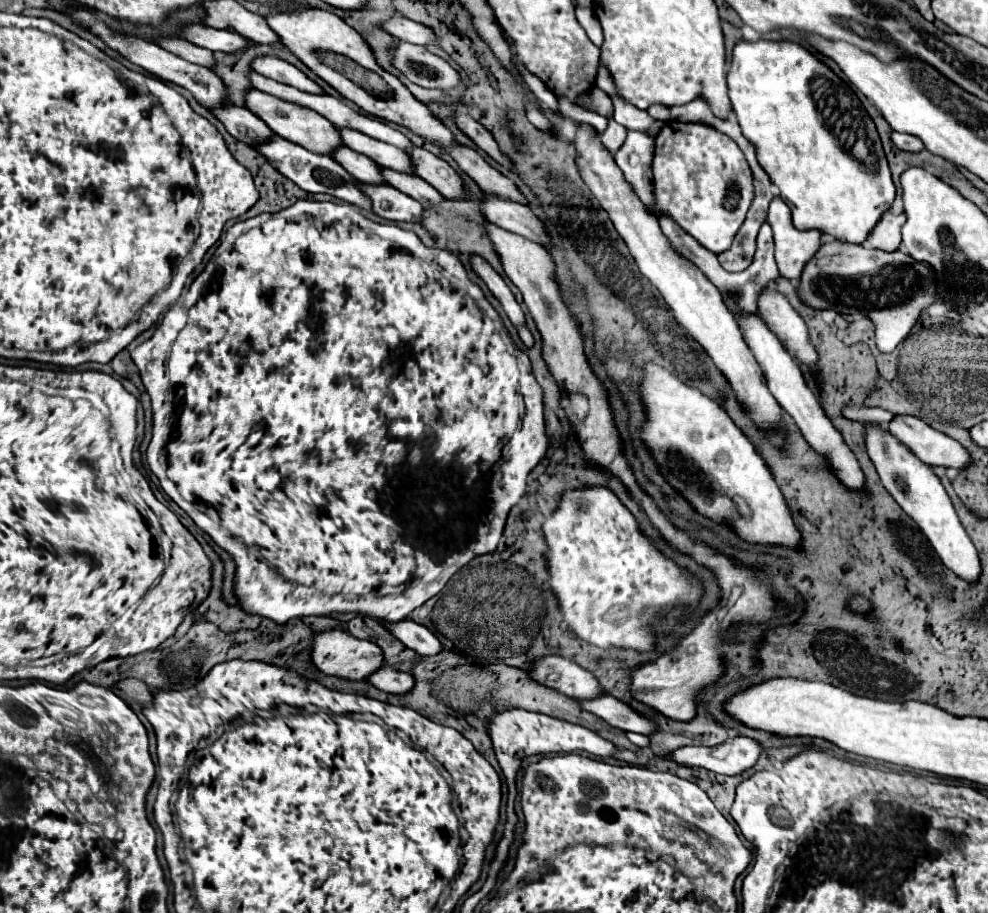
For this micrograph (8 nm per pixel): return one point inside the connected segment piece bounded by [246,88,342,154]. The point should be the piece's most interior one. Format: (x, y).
(295, 123)

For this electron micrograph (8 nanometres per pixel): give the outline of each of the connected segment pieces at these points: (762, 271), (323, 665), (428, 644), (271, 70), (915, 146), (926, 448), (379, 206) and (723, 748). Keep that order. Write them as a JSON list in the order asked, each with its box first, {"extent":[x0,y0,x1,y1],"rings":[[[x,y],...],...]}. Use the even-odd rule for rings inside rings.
[{"extent":[660,218,780,320],"rings":[[[660,218],[660,230],[662,234],[668,238],[670,242],[670,248],[674,252],[678,252],[682,258],[690,260],[696,268],[702,270],[702,274],[718,288],[718,292],[722,294],[722,300],[726,304],[726,308],[734,314],[734,318],[738,320],[738,316],[750,316],[750,314],[756,314],[756,296],[758,296],[758,290],[776,280],[780,274],[778,274],[778,268],[776,268],[776,262],[774,262],[774,240],[772,240],[772,228],[770,224],[766,222],[762,228],[760,228],[760,234],[758,234],[758,248],[756,248],[756,256],[754,256],[754,262],[748,266],[748,270],[744,272],[738,272],[738,274],[730,274],[726,272],[718,258],[714,254],[710,254],[708,250],[702,250],[702,246],[698,246],[698,242],[692,242],[692,238],[688,234],[682,234],[682,230],[678,230],[678,226],[674,226],[674,222],[670,222],[670,218],[662,220]]]},{"extent":[312,628,384,680],"rings":[[[332,628],[324,632],[314,632],[312,662],[320,672],[328,676],[338,676],[346,680],[364,680],[368,674],[372,674],[384,664],[384,656],[382,656],[382,650],[374,642],[358,640],[342,628]]]},{"extent":[380,620,442,656],"rings":[[[380,620],[380,624],[394,636],[398,638],[406,648],[414,650],[416,654],[420,656],[434,656],[442,650],[442,644],[438,642],[438,638],[424,626],[412,622],[412,620],[402,620],[402,622],[386,622],[386,620]]]},{"extent":[250,56,322,94],"rings":[[[258,56],[252,60],[250,68],[266,78],[272,78],[276,82],[284,82],[284,84],[290,84],[298,90],[306,90],[306,92],[312,92],[312,94],[322,94],[322,88],[312,82],[308,76],[304,76],[296,66],[276,58],[276,56]]]},{"extent":[890,130,924,152],"rings":[[[892,130],[890,132],[890,138],[892,138],[894,146],[900,148],[900,150],[904,150],[904,152],[920,152],[920,150],[924,150],[922,140],[920,138],[914,138],[910,134],[902,134],[902,132],[894,132]]]},{"extent":[888,416,972,470],"rings":[[[894,416],[888,426],[890,432],[916,450],[916,456],[930,466],[964,470],[972,464],[970,452],[960,442],[934,430],[916,416]]]},{"extent":[356,182,422,222],"rings":[[[356,182],[356,186],[370,198],[372,212],[384,220],[418,222],[422,218],[422,204],[388,184]]]},{"extent":[664,738,762,774],"rings":[[[732,738],[718,746],[682,746],[668,752],[664,758],[686,768],[706,768],[716,774],[742,774],[752,768],[762,752],[762,746],[752,738]]]}]

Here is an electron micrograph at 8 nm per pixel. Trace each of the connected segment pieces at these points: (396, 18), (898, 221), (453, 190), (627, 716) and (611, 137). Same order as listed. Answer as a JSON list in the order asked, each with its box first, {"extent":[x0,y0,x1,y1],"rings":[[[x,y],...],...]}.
[{"extent":[382,14,436,44],"rings":[[[394,14],[392,18],[388,18],[384,24],[382,24],[382,30],[388,32],[390,36],[398,38],[398,40],[404,40],[404,42],[412,42],[412,44],[436,44],[436,36],[430,28],[418,24],[418,22],[412,22],[400,14]]]},{"extent":[866,214,906,252],"rings":[[[886,214],[886,218],[882,218],[882,222],[878,224],[878,230],[874,230],[874,234],[870,234],[870,242],[866,244],[868,248],[878,248],[884,252],[894,252],[900,246],[900,228],[906,222],[906,214]]]},{"extent":[406,146,464,200],"rings":[[[412,146],[410,150],[406,150],[410,164],[414,168],[414,174],[424,178],[430,186],[434,186],[444,198],[448,200],[458,200],[464,198],[464,186],[460,176],[438,156],[430,154],[424,148]]]},{"extent":[578,694,656,734],"rings":[[[602,694],[600,698],[592,698],[592,700],[578,700],[578,702],[584,710],[598,716],[604,724],[612,728],[618,728],[624,732],[640,732],[640,734],[652,734],[656,730],[654,722],[640,716],[628,704],[608,694]]]},{"extent":[602,118,626,154],"rings":[[[610,118],[608,120],[608,130],[602,134],[602,144],[614,154],[624,144],[624,140],[626,140],[626,128],[616,124],[614,118]]]}]

